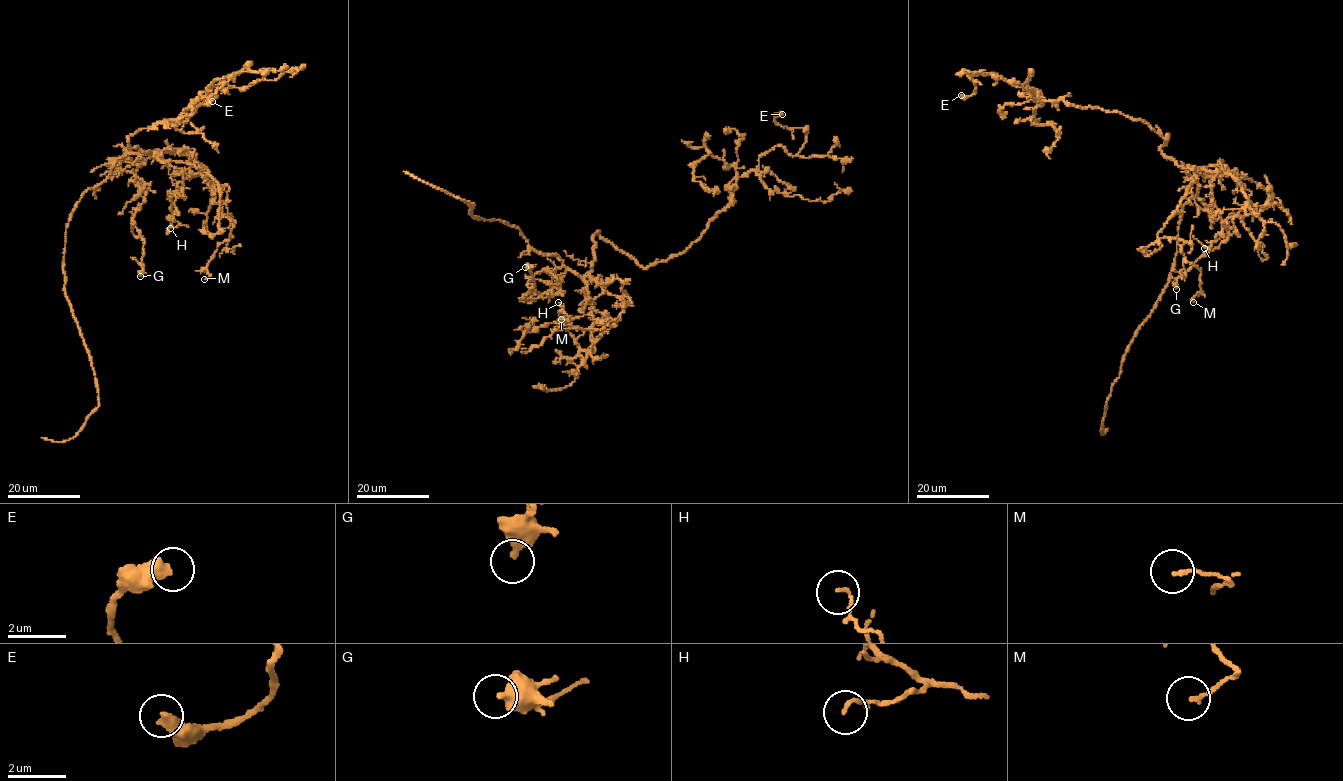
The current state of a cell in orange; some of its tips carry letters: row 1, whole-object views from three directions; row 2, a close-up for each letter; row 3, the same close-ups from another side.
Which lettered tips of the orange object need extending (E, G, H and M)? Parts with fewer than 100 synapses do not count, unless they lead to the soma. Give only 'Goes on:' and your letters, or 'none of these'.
Goes on: none of these

